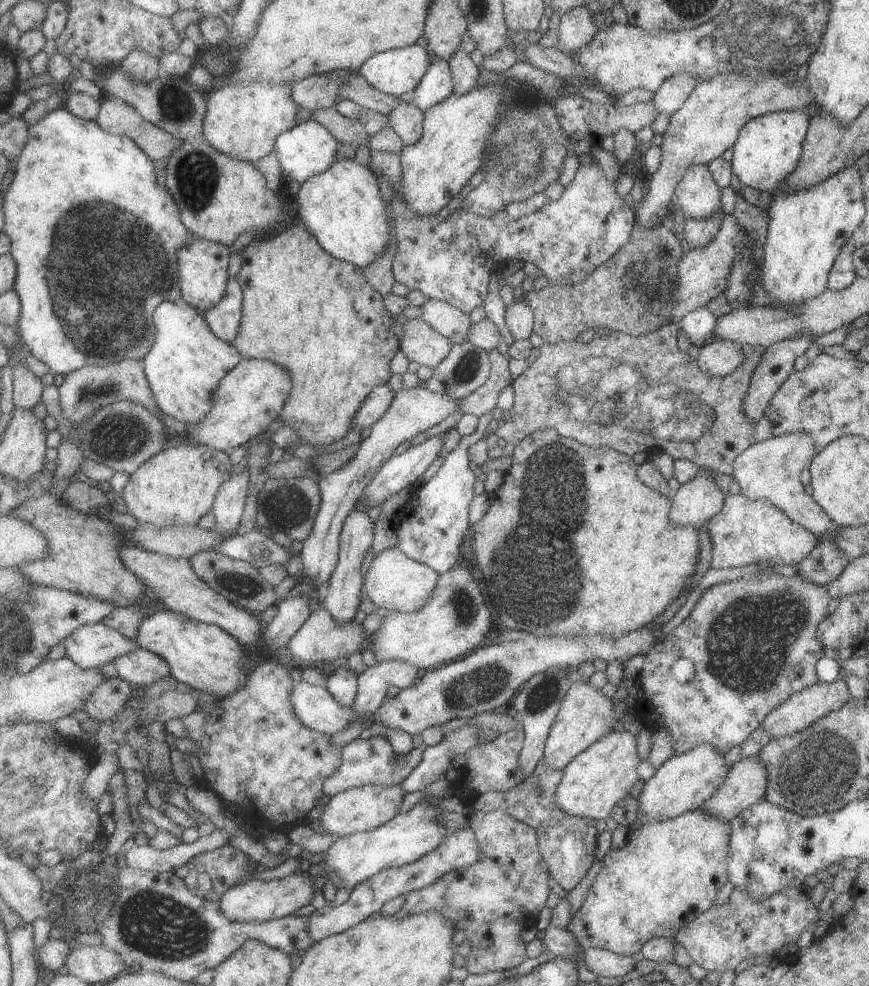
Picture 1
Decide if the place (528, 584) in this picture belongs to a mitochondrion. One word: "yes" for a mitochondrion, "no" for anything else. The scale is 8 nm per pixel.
yes

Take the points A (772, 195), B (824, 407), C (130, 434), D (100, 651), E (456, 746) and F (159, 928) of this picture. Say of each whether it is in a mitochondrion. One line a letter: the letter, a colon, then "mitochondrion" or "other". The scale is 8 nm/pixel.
A: other
B: other
C: mitochondrion
D: other
E: other
F: mitochondrion

